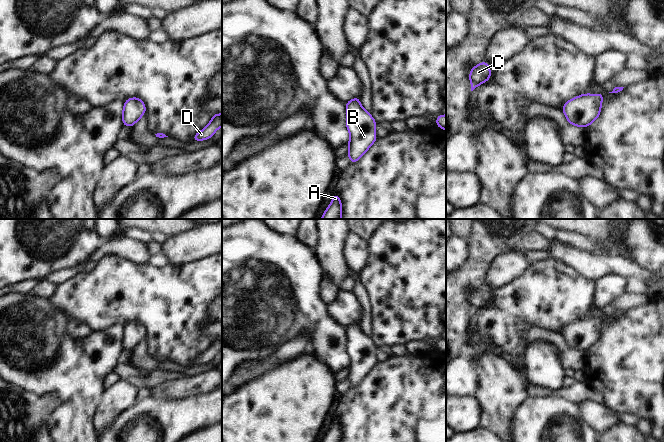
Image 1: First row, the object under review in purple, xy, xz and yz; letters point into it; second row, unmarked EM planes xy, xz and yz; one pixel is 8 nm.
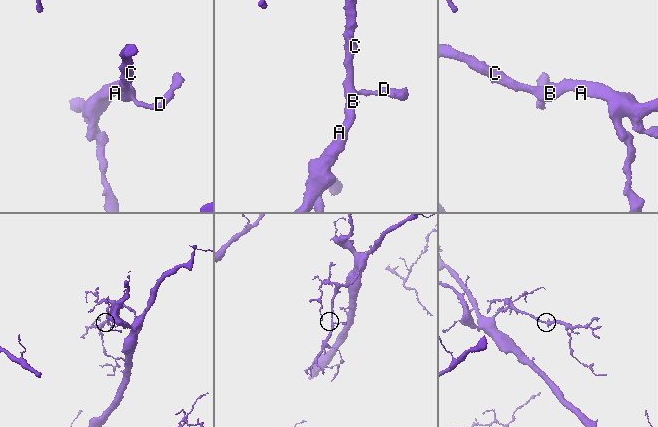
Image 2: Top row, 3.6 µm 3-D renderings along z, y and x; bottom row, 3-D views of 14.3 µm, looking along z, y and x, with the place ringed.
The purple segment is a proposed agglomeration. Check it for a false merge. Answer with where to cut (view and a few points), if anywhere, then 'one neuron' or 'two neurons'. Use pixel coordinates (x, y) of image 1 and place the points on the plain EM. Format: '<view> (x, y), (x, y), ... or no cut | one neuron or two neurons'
no cut | one neuron

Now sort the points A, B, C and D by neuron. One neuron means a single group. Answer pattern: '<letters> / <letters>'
A B C D

